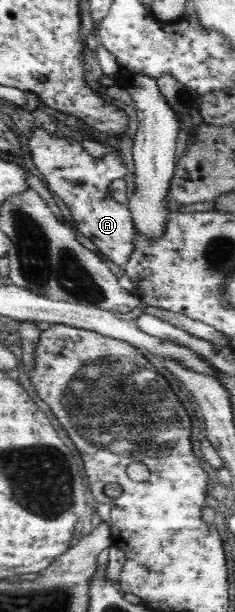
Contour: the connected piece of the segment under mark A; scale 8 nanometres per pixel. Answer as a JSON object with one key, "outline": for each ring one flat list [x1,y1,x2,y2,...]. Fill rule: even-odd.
{"outline":[[34,125,28,140,29,153,35,167,43,175,50,193,63,199,70,209,78,231,95,243,104,258,115,265,124,266,135,249,135,226,127,204,114,201,107,194,111,181,127,175,127,167,121,153,107,146,106,154,95,159,73,137,57,137,45,132,40,125]]}

